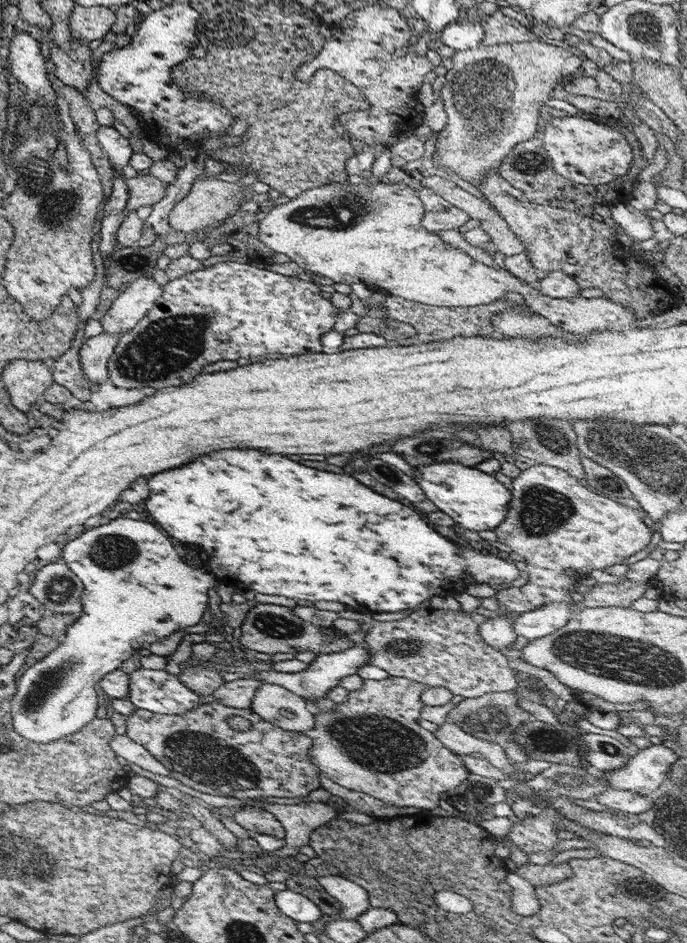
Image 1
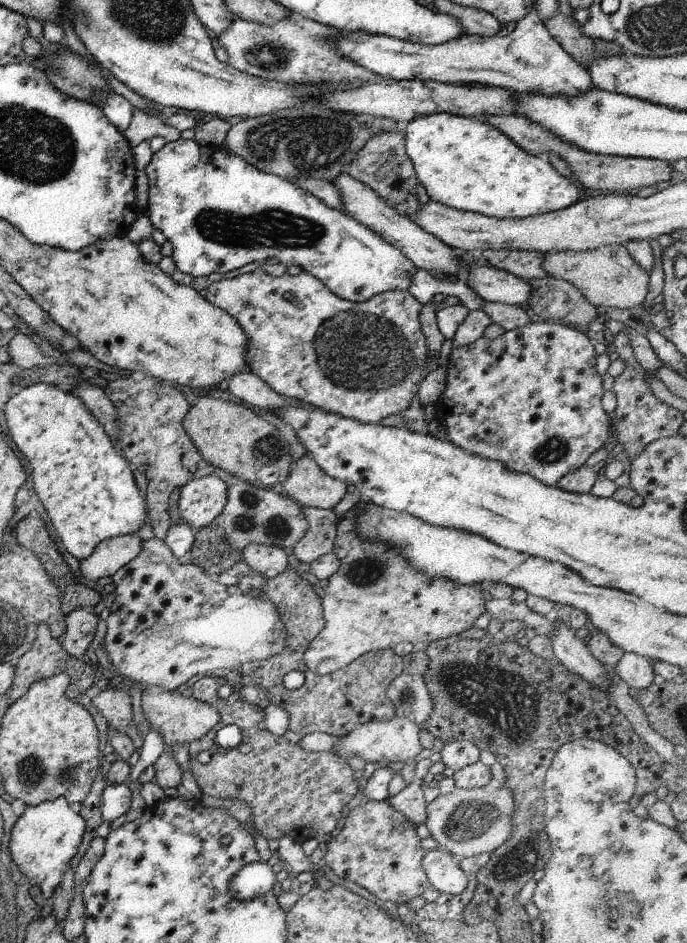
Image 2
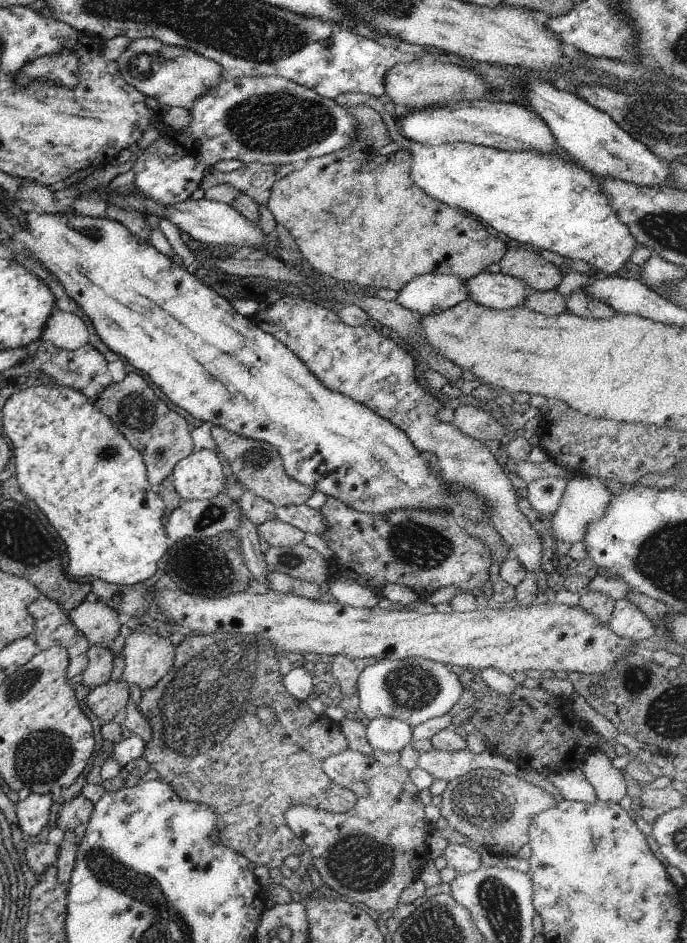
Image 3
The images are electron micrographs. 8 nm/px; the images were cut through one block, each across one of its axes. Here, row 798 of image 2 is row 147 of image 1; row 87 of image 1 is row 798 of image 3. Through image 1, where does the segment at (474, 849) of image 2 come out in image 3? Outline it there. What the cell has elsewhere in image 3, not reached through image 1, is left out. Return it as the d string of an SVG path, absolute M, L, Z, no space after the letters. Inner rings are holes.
M489 769L471 770L450 780L440 796L440 816L447 820L449 827L471 840L475 846L481 846L501 858L516 856L519 848L528 843L531 820L539 812L556 805L551 790ZM487 828L489 832L479 832Z

